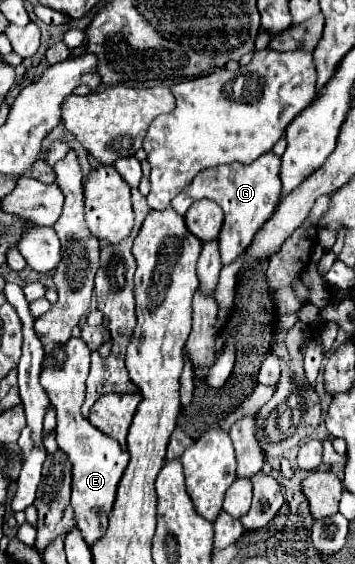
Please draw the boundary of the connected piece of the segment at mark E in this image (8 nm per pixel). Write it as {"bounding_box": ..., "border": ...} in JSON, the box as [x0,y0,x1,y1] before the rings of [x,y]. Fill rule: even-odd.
{"bounding_box":[39,338,129,546],"border":[[[71,338],[65,344],[61,344],[61,352],[65,354],[63,362],[57,362],[53,354],[45,356],[41,364],[39,382],[57,410],[57,444],[73,462],[71,506],[75,510],[75,526],[81,530],[83,540],[89,546],[93,546],[107,530],[107,516],[113,510],[117,486],[125,472],[125,464],[129,462],[129,454],[121,450],[121,446],[113,438],[97,432],[97,428],[93,428],[89,420],[81,416],[91,350],[81,338]]]}

